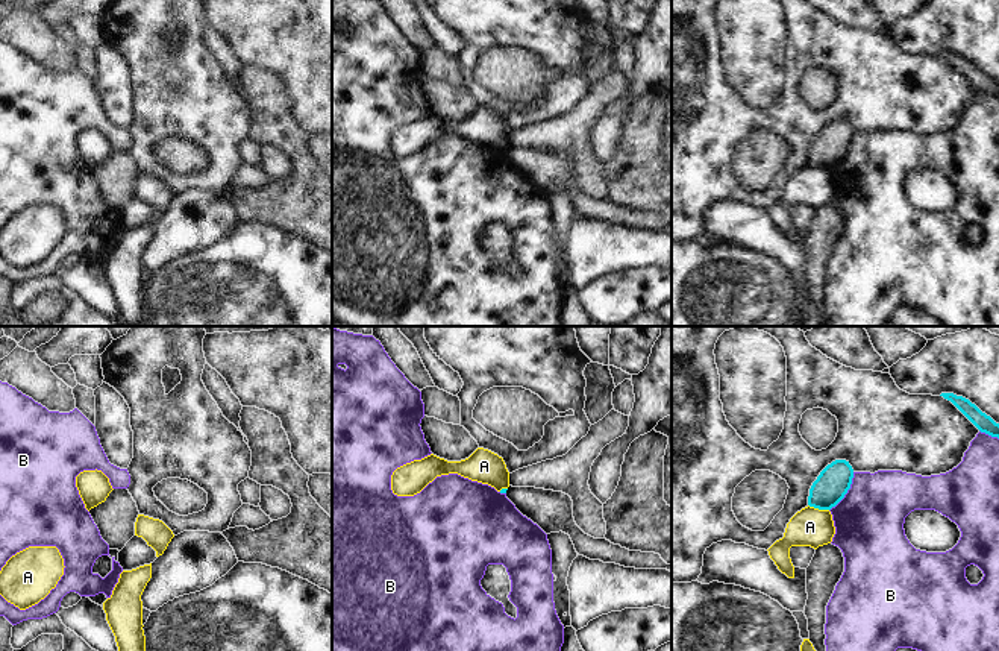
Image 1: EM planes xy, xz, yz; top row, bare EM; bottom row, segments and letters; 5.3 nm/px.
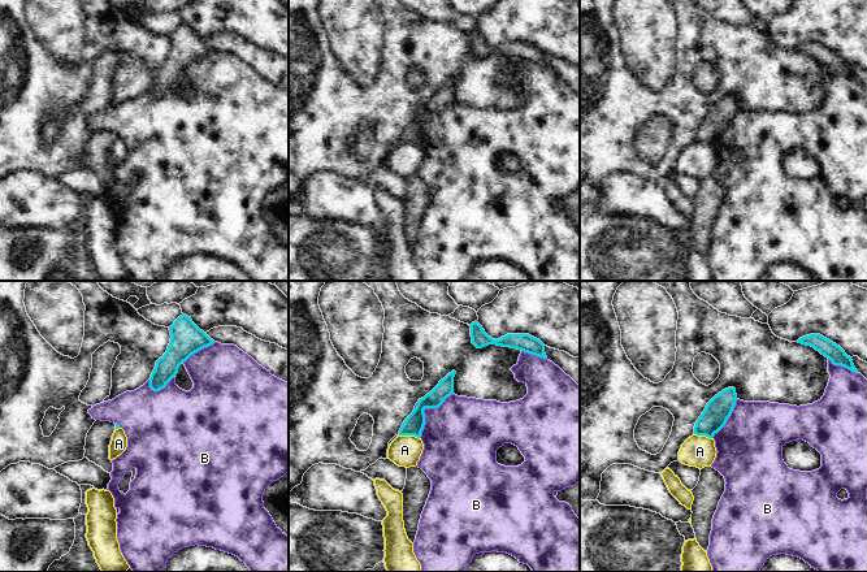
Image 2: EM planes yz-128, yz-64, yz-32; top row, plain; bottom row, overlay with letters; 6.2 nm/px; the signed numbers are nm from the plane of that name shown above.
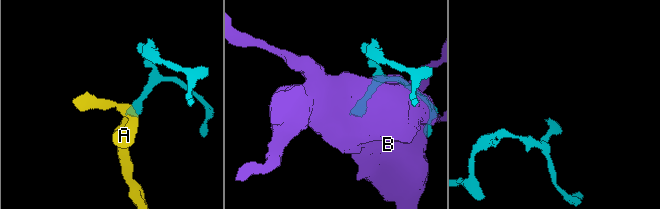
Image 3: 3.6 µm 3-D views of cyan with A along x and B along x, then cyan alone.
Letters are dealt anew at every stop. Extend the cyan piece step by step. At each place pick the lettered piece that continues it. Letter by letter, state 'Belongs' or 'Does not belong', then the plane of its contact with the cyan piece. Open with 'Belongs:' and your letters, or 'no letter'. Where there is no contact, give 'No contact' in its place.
Belongs: no letter
A: Does not belong. Touches cyan in yz
B: Does not belong. Touches cyan in yz.

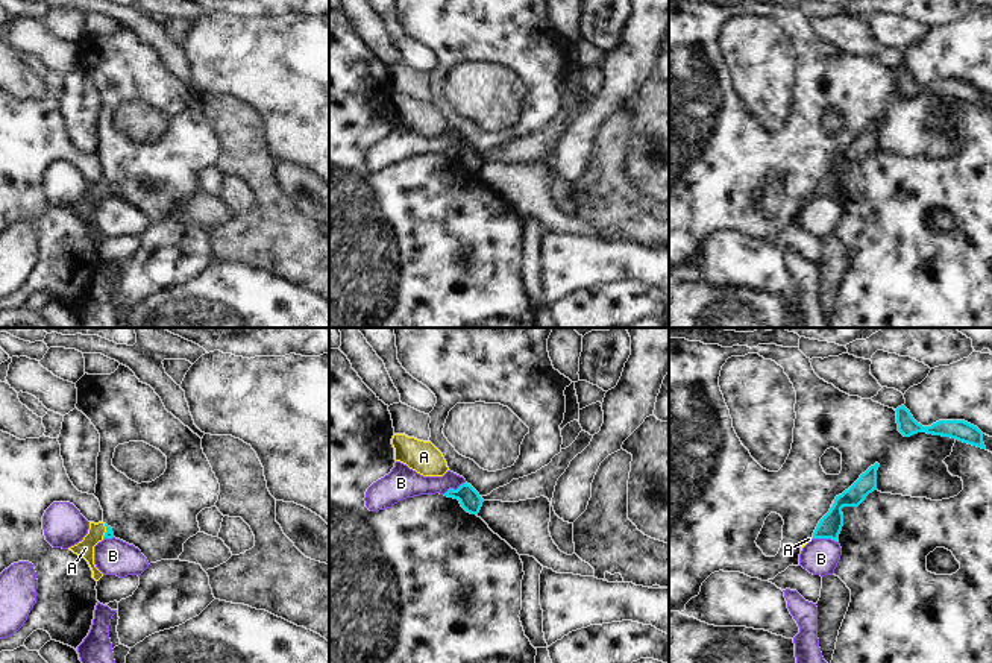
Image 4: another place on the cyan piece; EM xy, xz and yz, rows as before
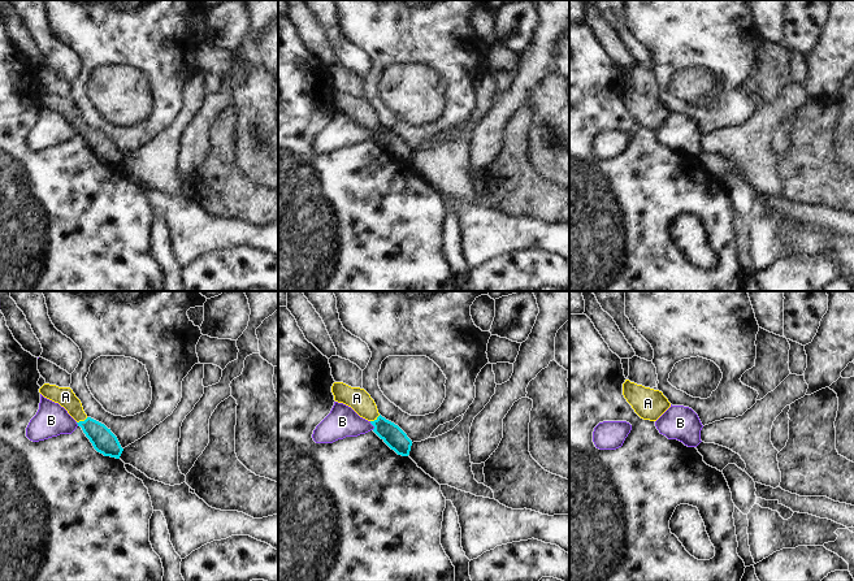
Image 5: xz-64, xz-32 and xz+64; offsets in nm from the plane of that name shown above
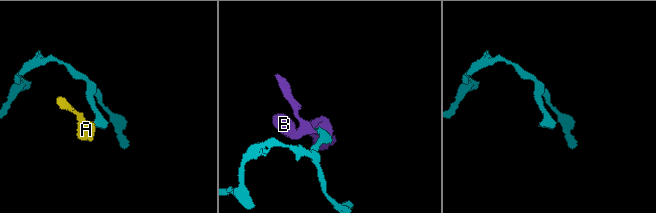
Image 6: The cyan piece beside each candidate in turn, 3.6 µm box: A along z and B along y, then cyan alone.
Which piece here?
Belongs: A
A: Belongs. Touches cyan in xy
B: Does not belong. Touches cyan in yz.

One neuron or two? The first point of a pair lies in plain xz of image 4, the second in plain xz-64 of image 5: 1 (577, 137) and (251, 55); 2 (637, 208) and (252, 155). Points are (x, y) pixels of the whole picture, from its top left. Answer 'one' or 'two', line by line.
1: one
2: two

